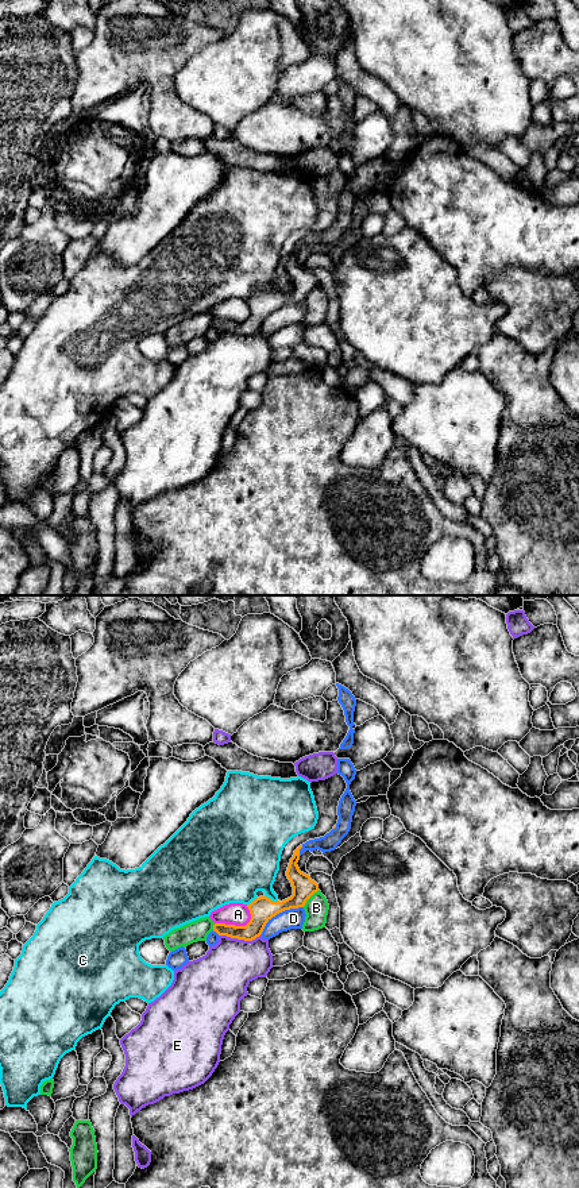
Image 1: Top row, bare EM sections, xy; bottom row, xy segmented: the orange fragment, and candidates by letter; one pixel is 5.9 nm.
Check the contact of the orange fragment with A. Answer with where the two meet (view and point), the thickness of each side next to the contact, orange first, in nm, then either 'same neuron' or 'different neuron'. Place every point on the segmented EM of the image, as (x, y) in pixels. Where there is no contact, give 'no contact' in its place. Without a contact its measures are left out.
meets orange in xy at (234, 925); 150 nm thick on the orange side, 140 nm on the other; different neuron

